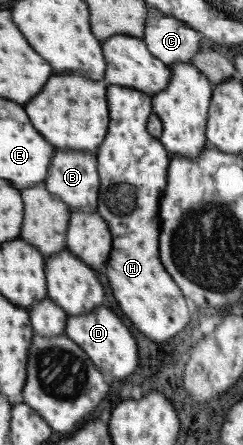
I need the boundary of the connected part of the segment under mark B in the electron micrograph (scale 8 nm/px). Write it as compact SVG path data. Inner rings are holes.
M55 149L43 182L45 183L45 189L54 197L59 198L70 210L96 210L100 182L97 175L96 157L92 153Z

